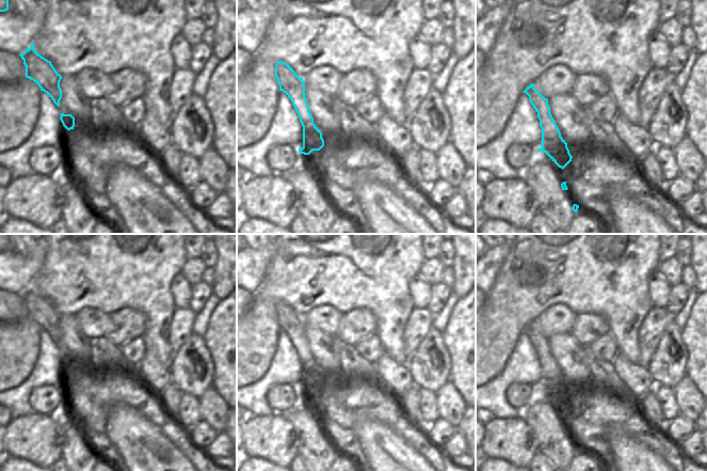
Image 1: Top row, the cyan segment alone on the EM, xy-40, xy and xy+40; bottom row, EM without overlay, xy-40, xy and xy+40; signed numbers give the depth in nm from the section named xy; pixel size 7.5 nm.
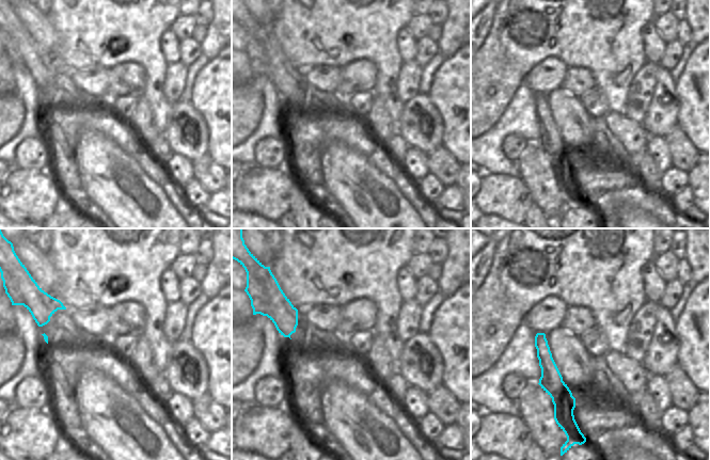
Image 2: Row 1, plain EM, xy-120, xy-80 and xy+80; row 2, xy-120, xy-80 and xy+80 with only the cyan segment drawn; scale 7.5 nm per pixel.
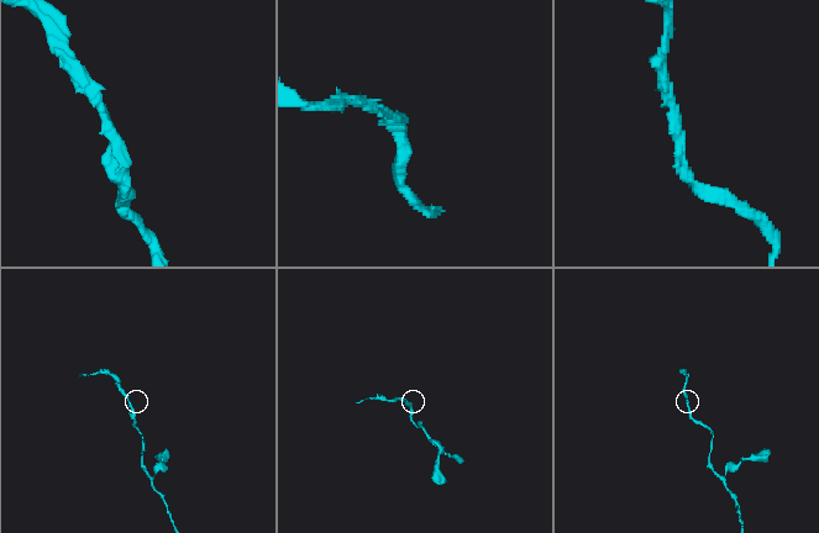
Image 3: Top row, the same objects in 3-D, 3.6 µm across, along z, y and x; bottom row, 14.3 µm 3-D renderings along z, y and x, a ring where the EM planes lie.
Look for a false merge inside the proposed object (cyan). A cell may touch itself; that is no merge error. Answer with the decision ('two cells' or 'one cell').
two cells

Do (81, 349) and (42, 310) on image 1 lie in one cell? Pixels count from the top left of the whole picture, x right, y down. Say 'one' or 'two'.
one

